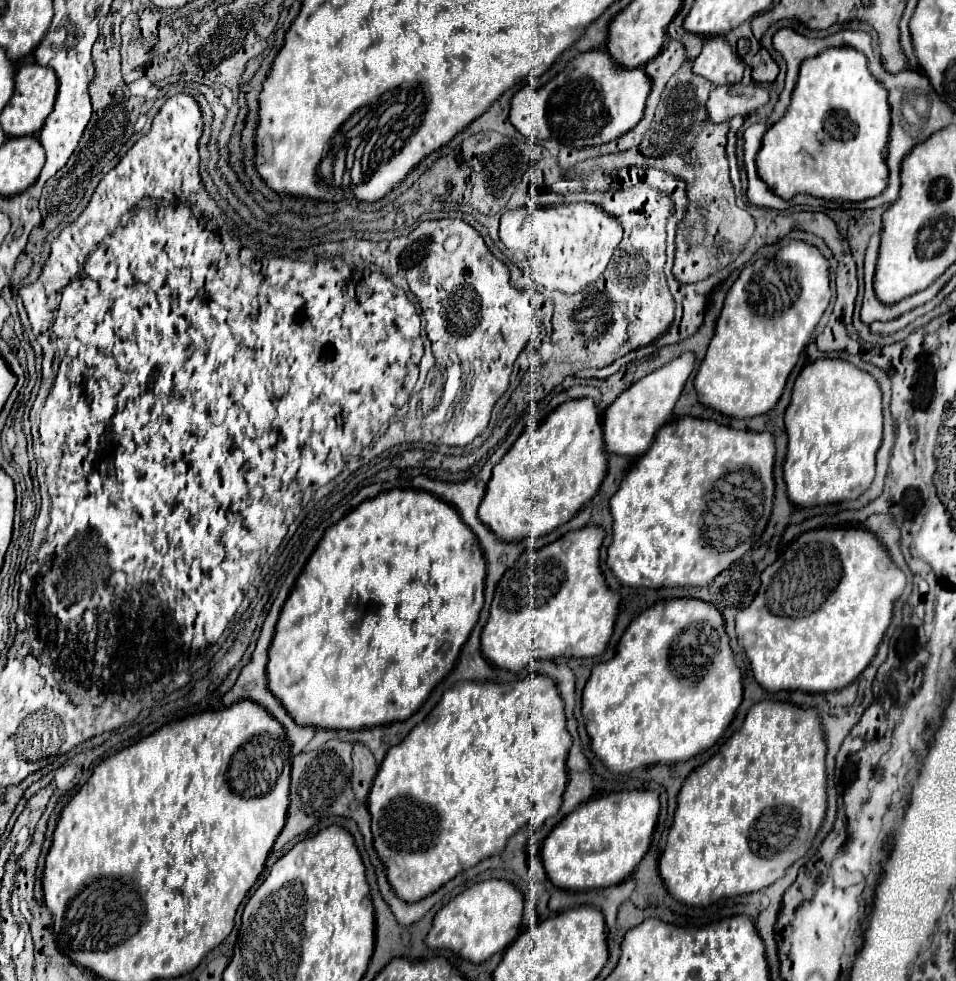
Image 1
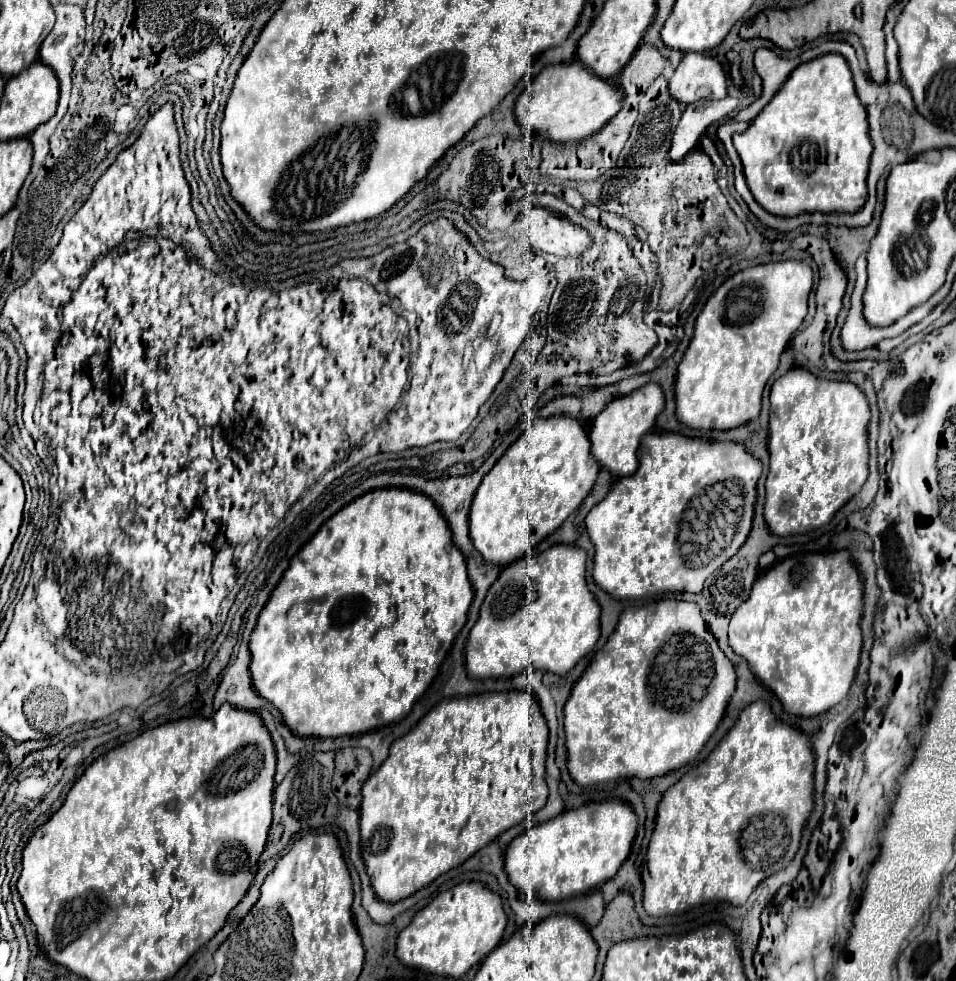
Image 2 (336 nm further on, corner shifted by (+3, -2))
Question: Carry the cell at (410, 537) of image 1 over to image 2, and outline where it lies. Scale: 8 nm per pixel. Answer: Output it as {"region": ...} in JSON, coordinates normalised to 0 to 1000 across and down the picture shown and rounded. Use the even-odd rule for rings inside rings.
{"region":[[[424,497],[388,499],[365,512],[350,526],[346,526],[323,550],[323,555],[319,555],[319,559],[315,559],[306,567],[292,597],[286,601],[281,614],[273,622],[269,638],[263,646],[265,701],[269,703],[271,709],[281,714],[294,726],[298,738],[311,750],[332,750],[332,752],[371,750],[403,738],[419,736],[457,689],[463,669],[468,669],[468,665],[476,654],[476,648],[488,634],[488,622],[493,612],[495,612],[495,597],[491,595],[491,587],[486,583],[486,567],[474,555],[474,544],[470,542],[470,534],[463,528],[461,520],[453,514],[453,510]]]}

